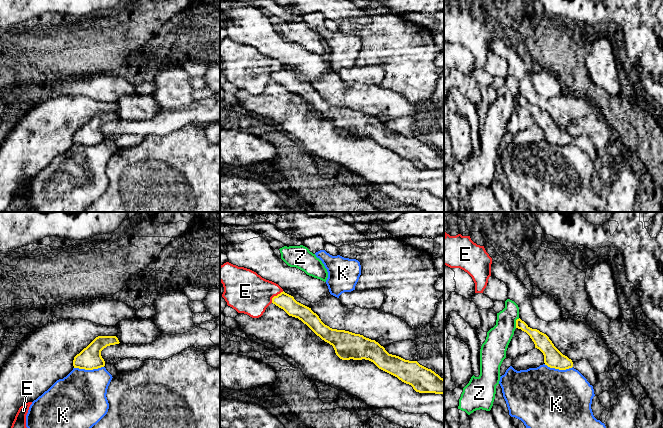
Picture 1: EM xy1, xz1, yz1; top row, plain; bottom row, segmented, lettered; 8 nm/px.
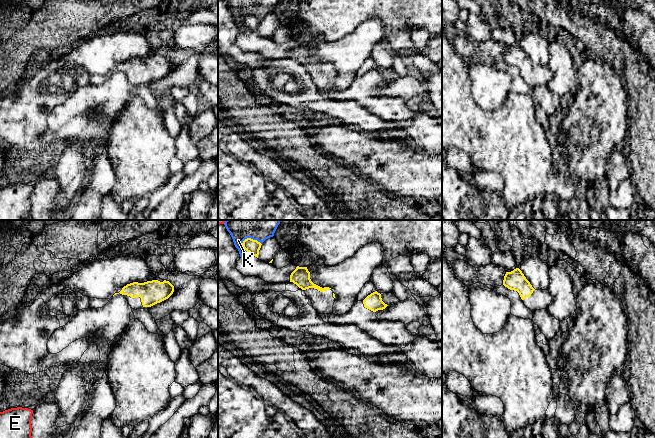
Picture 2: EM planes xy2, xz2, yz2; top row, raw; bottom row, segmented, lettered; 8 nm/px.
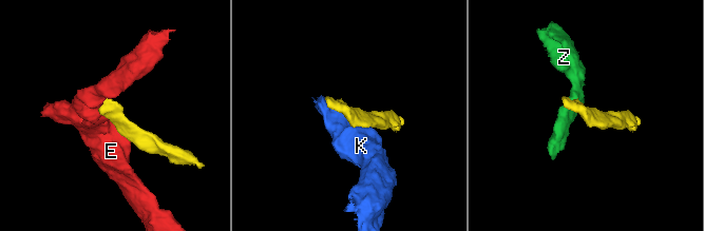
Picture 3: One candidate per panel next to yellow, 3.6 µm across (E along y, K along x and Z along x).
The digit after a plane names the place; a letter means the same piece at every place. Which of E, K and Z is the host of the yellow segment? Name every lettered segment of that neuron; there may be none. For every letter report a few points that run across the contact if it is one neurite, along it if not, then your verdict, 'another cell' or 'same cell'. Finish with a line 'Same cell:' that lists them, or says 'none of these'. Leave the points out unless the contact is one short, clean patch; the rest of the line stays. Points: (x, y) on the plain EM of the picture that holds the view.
E: another cell
K: line xz2 (261, 19), (246, 14), (241, 20); another cell
Z: line yz1 (519, 94), (516, 96), (515, 103); another cell
Same cell: none of these

